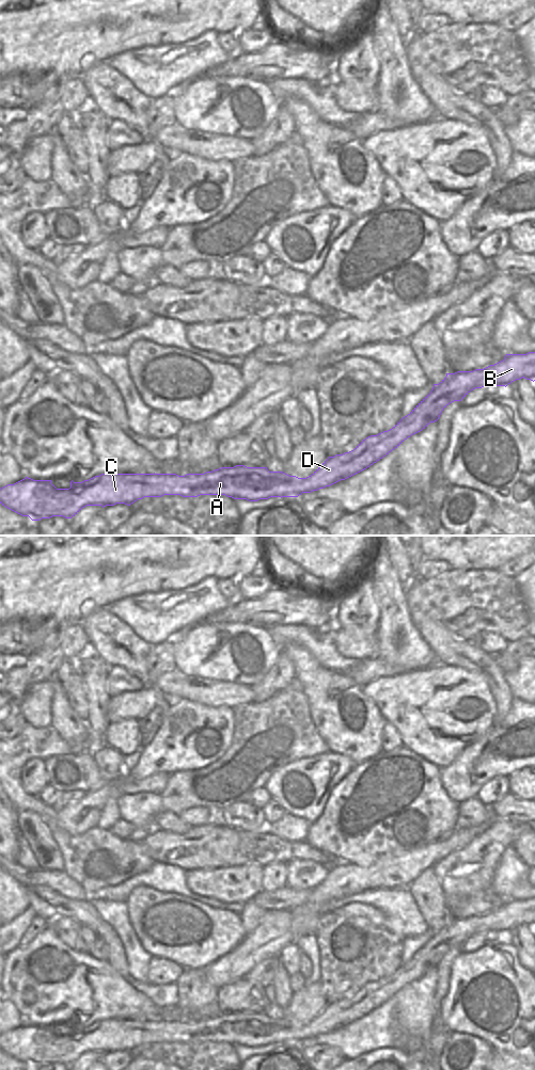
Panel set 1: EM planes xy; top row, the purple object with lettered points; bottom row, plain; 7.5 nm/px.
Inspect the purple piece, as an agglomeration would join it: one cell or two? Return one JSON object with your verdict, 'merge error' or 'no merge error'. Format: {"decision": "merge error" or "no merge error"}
{"decision": "no merge error"}

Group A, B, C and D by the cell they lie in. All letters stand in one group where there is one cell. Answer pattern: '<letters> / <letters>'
A B C D

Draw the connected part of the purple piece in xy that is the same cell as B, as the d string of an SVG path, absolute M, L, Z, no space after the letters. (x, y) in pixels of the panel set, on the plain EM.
M535 898L526 900L506 900L504 906L484 915L446 920L439 929L434 930L431 938L392 975L363 986L353 996L343 1001L329 1003L311 1022L298 1024L283 1018L269 1018L267 1013L221 1013L204 1020L101 1020L82 1028L70 1027L69 1035L57 1035L51 1026L25 1025L0 1035L0 1050L5 1054L32 1067L63 1063L72 1065L86 1052L130 1052L144 1043L161 1043L163 1041L180 1041L198 1043L200 1041L225 1041L234 1045L257 1048L270 1043L298 1043L302 1039L311 1039L345 1026L376 1009L405 986L425 975L430 969L439 965L442 957L454 947L461 947L471 937L490 930L507 932L520 925L535 927Z

